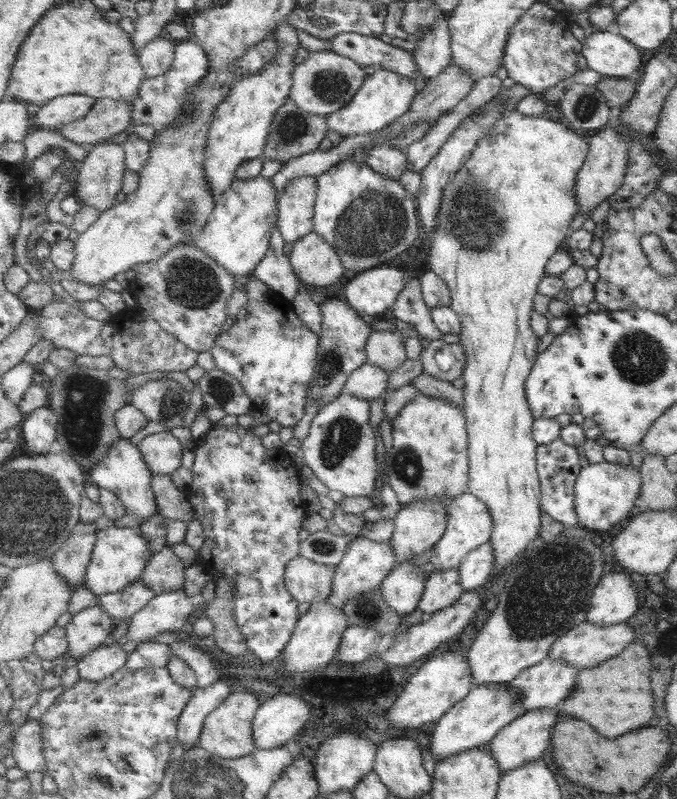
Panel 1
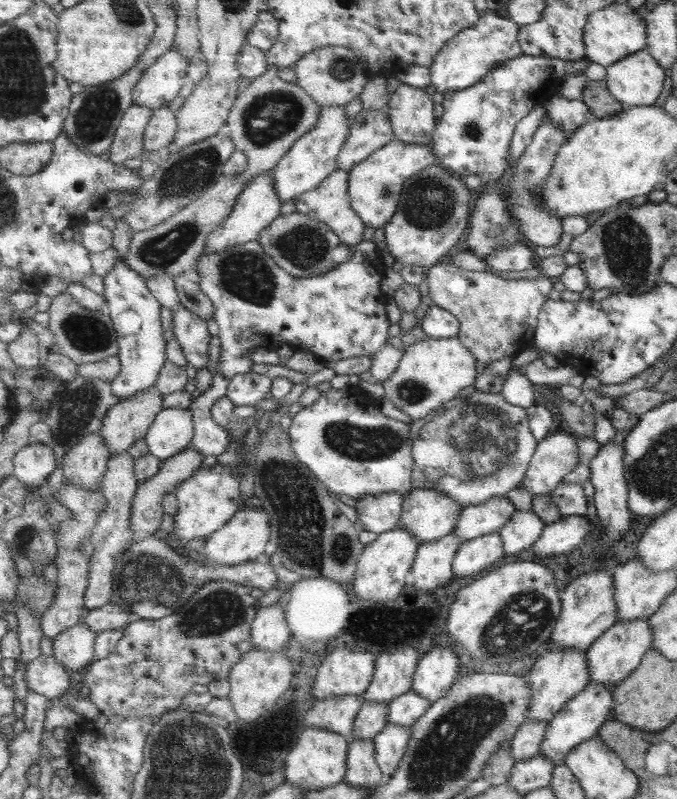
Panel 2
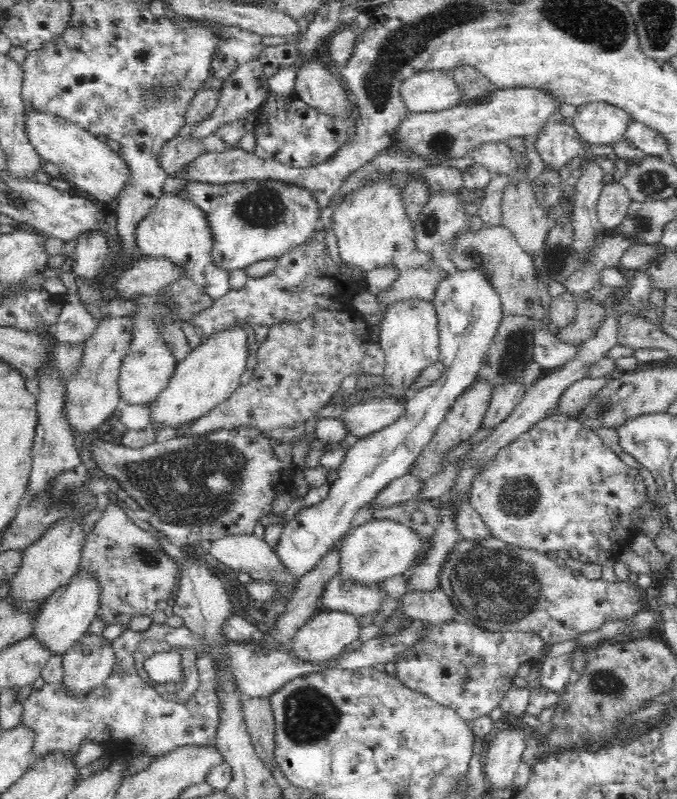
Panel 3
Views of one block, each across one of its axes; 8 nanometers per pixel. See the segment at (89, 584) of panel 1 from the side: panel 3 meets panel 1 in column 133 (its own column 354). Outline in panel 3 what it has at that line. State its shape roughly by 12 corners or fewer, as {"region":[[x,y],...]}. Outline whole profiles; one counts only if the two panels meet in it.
{"region":[[392,519],[352,528],[339,542],[346,583],[402,575],[427,541]]}

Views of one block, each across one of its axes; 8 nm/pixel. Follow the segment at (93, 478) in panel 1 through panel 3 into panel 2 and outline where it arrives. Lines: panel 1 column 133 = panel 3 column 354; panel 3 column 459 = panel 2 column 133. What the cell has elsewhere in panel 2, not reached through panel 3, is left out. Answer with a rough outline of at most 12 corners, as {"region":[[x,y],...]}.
{"region":[[118,261],[104,276],[127,401],[155,387],[168,360],[161,303]]}

